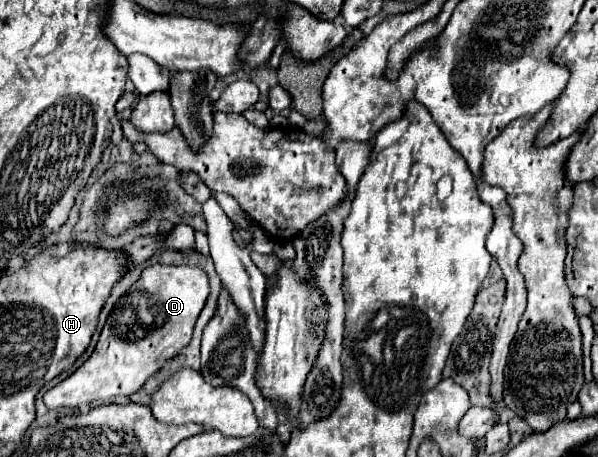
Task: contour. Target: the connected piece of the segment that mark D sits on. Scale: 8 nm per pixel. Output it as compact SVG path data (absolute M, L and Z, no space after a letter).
M149 265L143 269L141 279L115 303L107 323L101 331L99 343L95 345L93 355L65 381L45 393L45 405L49 409L61 407L89 407L91 403L109 403L115 397L129 397L131 393L139 391L143 383L155 375L165 361L179 355L181 349L187 347L193 335L195 321L205 307L209 295L209 279L201 267L187 267L187 265Z

